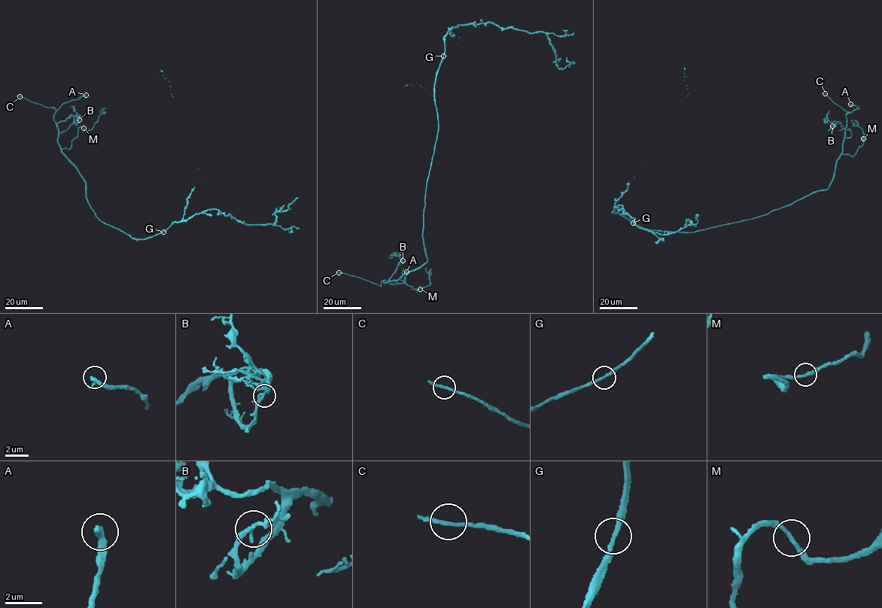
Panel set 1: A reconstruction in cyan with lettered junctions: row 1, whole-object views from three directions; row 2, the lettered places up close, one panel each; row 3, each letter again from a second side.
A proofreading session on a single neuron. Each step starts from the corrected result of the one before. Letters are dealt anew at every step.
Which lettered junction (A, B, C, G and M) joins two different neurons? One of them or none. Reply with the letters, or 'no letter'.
no letter

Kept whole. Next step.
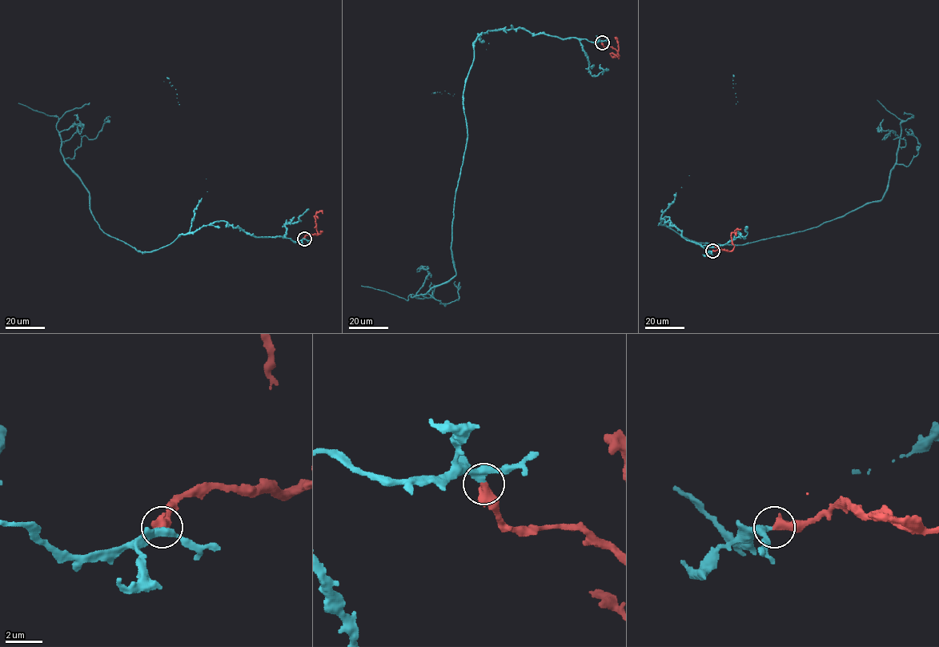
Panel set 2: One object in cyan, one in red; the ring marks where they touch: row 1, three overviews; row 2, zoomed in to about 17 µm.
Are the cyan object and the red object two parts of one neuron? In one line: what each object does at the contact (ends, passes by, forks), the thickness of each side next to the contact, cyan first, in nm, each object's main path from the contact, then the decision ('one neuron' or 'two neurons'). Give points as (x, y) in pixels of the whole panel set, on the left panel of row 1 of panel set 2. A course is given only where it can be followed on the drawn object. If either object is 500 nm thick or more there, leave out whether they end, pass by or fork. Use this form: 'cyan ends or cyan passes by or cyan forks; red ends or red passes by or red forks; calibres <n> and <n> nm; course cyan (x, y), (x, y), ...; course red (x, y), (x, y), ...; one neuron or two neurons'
calibres 360 and 500 nm; course cyan (304, 239), (254, 237), (222, 220), (139, 251), (92, 215), (88, 191), (62, 155), (58, 118), (18, 102); course red (303, 238), (306, 235), (317, 235), (314, 216), (319, 211), (323, 214); one neuron

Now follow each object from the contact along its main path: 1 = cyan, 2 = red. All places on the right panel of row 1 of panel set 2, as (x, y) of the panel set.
1: (712, 251), (661, 219), (696, 242), (745, 244), (817, 227), (880, 200), (904, 121), (877, 99)
2: (712, 251), (732, 250), (731, 235), (737, 230), (734, 231)

